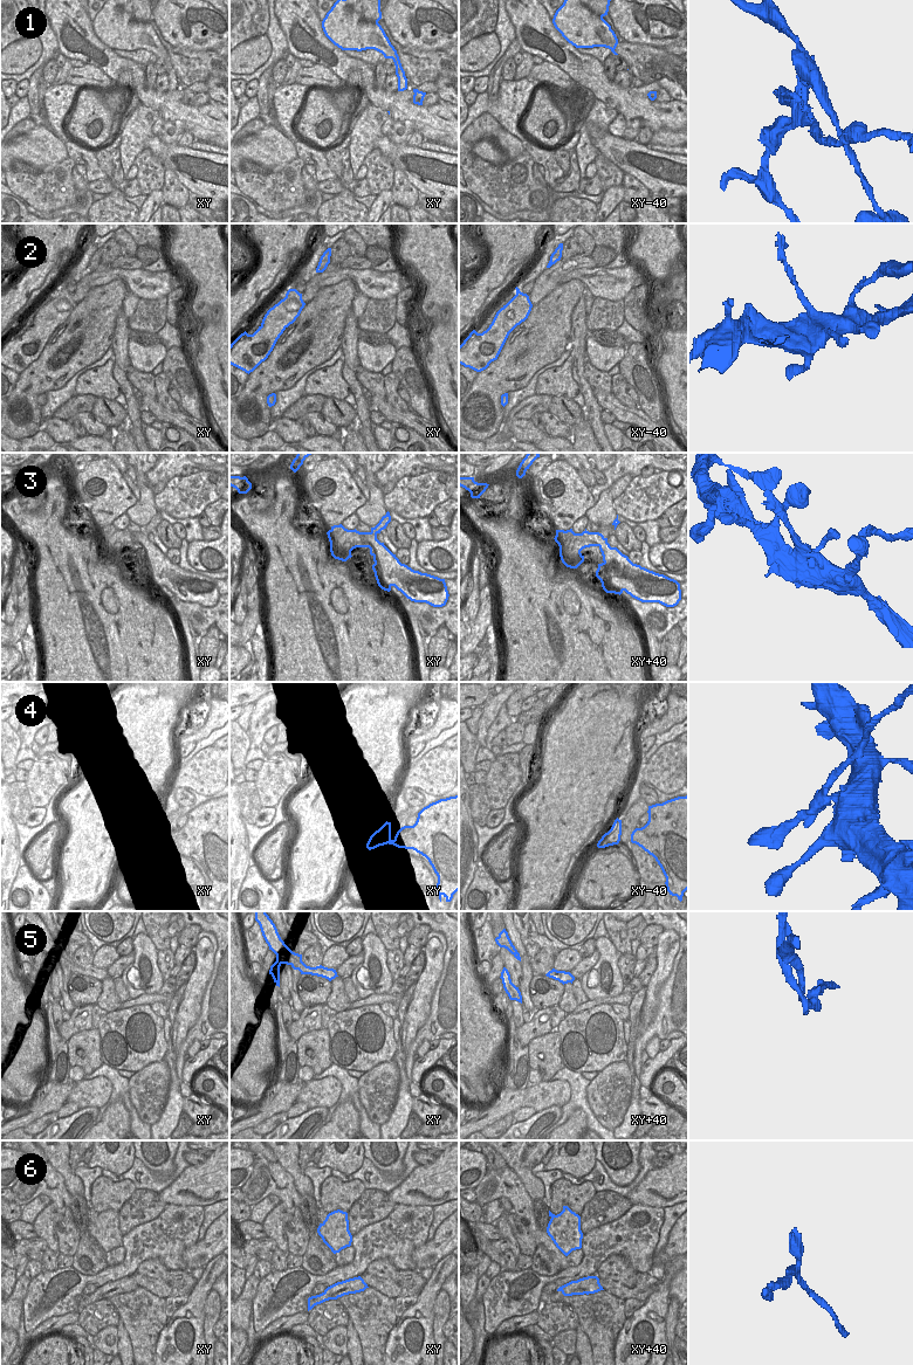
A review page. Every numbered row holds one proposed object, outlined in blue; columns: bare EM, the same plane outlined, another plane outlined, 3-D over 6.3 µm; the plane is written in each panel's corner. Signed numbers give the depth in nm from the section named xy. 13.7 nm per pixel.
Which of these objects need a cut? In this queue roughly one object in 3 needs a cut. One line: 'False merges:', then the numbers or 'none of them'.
False merges: 1, 4, 5

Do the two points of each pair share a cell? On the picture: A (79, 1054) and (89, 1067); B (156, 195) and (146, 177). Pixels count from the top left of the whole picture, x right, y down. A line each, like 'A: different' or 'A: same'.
A: same
B: different

